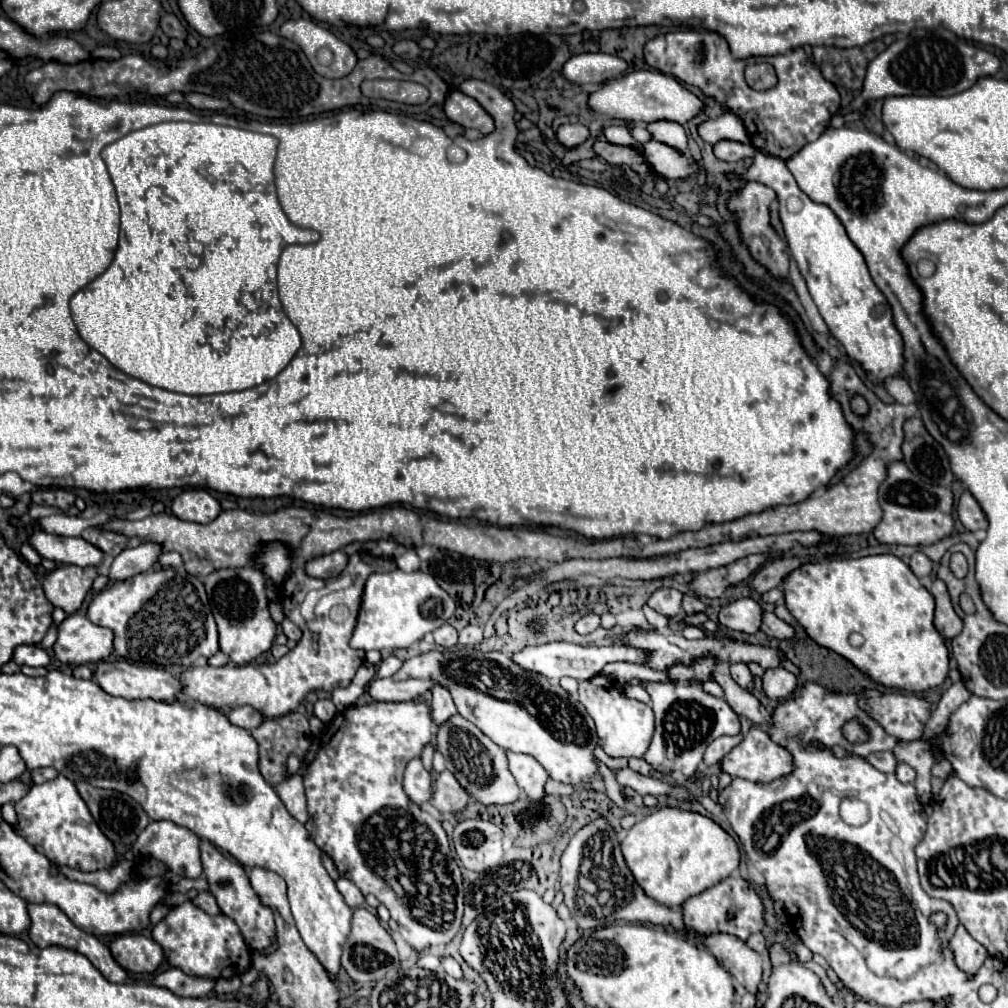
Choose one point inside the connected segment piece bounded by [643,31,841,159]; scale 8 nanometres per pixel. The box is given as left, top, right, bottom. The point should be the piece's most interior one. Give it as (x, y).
(797, 110)

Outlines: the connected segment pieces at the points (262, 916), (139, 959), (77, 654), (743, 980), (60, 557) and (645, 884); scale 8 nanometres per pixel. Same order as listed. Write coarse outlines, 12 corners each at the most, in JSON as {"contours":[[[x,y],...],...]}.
{"contours":[[[201,841],[209,893],[253,951],[275,941],[273,911],[245,869]],[[135,933],[111,945],[115,961],[131,973],[159,973],[159,943]],[[83,615],[59,623],[53,645],[61,663],[107,659],[115,633]],[[733,935],[699,937],[753,995],[761,955]],[[33,531],[29,545],[57,563],[99,565],[103,553],[81,537]],[[679,807],[635,823],[621,851],[667,907],[741,861],[719,823]]]}

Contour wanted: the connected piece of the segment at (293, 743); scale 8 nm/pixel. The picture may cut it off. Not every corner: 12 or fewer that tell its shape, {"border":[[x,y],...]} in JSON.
{"border":[[303,713],[269,717],[251,735],[269,785],[287,779],[289,755],[311,747]]}

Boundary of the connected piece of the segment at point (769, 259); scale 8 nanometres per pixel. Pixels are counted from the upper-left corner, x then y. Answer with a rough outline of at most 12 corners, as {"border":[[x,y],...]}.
{"border":[[749,181],[727,199],[751,257],[789,281],[787,243],[771,227],[775,191]]}

